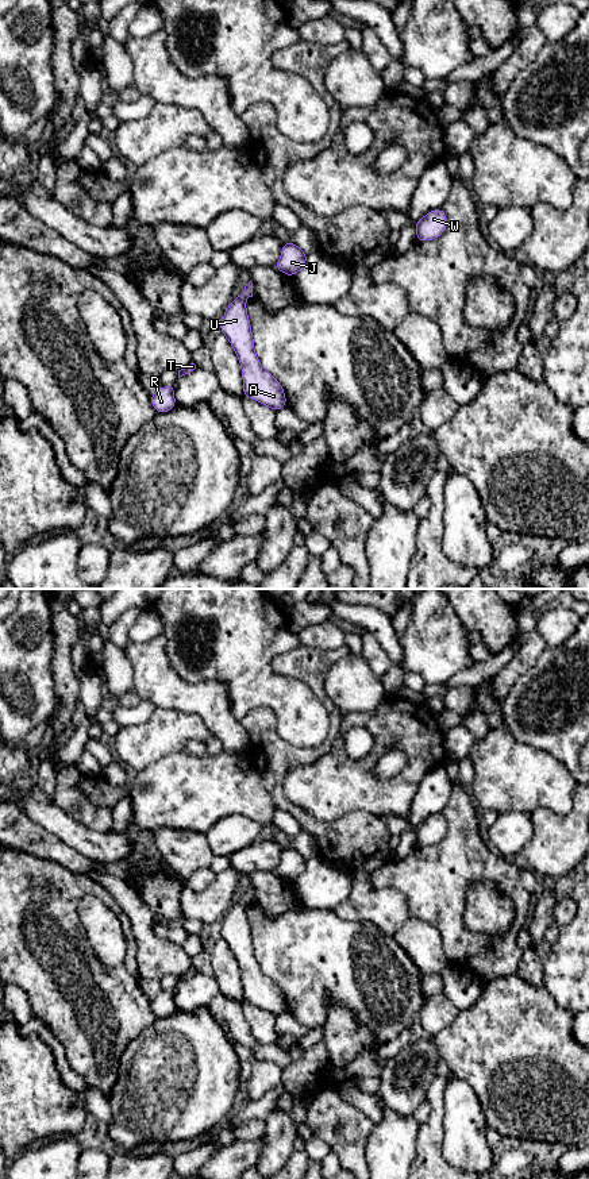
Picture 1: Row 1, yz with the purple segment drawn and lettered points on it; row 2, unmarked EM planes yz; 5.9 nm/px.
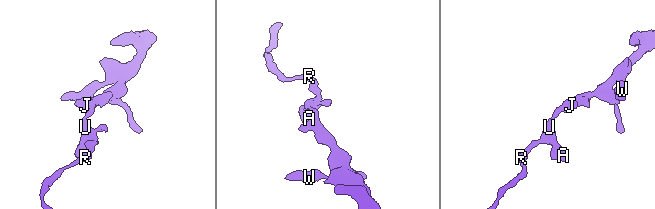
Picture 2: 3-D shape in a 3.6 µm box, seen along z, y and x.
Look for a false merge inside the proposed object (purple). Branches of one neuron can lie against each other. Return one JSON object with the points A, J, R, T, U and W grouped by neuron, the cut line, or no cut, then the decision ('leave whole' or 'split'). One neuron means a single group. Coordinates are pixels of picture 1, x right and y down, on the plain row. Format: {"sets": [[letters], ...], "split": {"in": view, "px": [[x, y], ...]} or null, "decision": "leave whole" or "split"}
{"sets": [["A", "J", "R", "T", "U", "W"]], "split": null, "decision": "leave whole"}

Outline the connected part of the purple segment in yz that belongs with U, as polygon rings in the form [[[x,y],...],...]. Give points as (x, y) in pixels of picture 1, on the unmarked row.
[[[250,886],[243,898],[234,903],[220,926],[220,937],[227,941],[239,963],[243,982],[243,1002],[253,1003],[276,1017],[286,1010],[281,989],[265,975],[254,955],[254,943],[246,914],[246,905],[253,902]]]

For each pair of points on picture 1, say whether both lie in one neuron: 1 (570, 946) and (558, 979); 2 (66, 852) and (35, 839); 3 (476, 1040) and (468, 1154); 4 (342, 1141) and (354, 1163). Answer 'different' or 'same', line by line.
1: same
2: same
3: different
4: same

